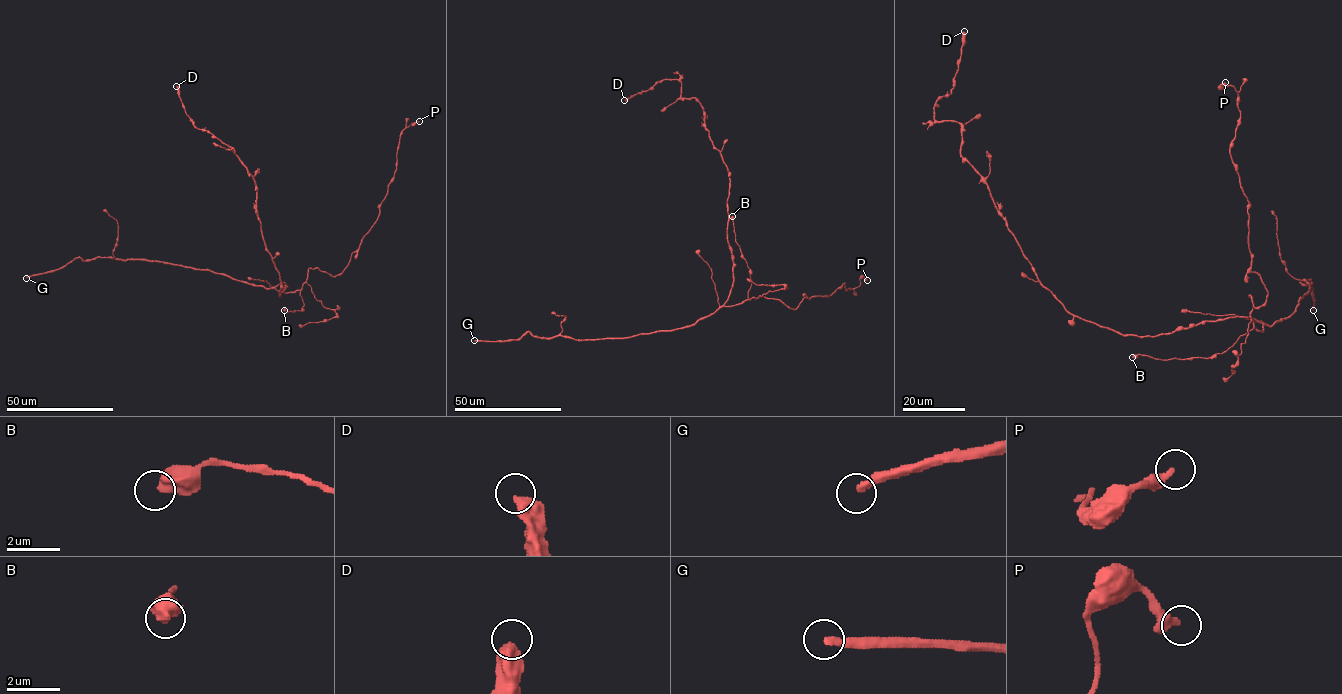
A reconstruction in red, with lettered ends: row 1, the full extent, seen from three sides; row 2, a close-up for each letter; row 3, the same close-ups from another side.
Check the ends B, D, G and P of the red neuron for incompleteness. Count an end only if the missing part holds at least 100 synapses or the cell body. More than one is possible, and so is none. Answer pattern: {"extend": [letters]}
{"extend": ["G"]}

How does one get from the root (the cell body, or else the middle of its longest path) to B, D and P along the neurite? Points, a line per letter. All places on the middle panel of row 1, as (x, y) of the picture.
B: (730, 246), (733, 282), (723, 306), (747, 300), (752, 282), (750, 269), (735, 241), (732, 216)
D: (730, 246), (729, 174), (705, 127), (700, 103), (682, 98), (676, 79), (662, 80), (624, 100)
P: (730, 246), (733, 282), (723, 306), (764, 296), (795, 309), (804, 297), (867, 280)

